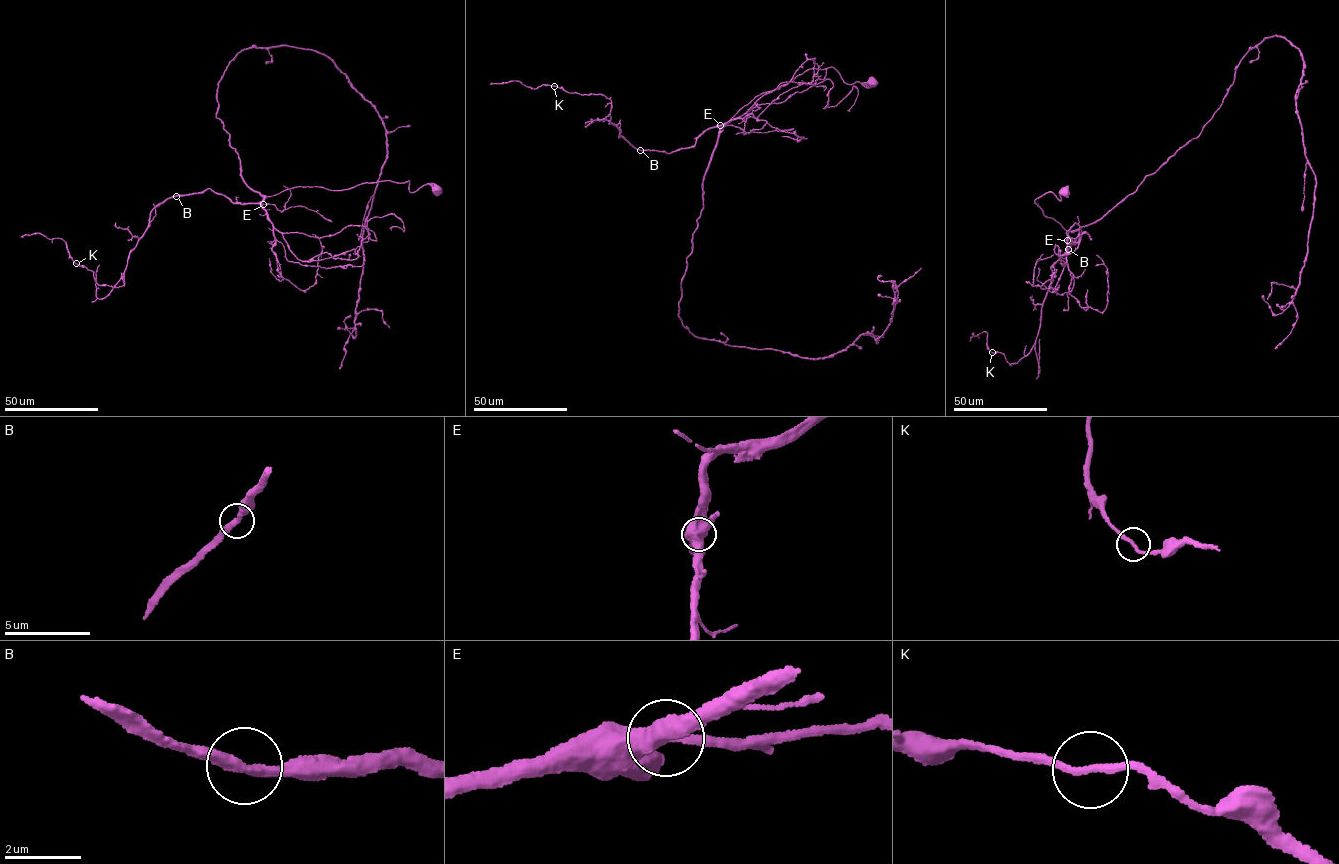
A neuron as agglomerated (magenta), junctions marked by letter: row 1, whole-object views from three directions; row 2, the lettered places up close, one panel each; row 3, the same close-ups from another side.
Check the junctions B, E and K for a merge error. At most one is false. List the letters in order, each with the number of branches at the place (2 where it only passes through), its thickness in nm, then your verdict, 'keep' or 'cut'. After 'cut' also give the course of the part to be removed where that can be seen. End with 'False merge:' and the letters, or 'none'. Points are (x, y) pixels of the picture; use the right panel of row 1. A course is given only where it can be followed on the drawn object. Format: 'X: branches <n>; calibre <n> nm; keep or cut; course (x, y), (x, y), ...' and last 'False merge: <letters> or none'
B: branches 2; calibre 320 nm; keep
E: branches 2; calibre 400 nm; keep
K: branches 2; calibre 200 nm; keep
False merge: none

